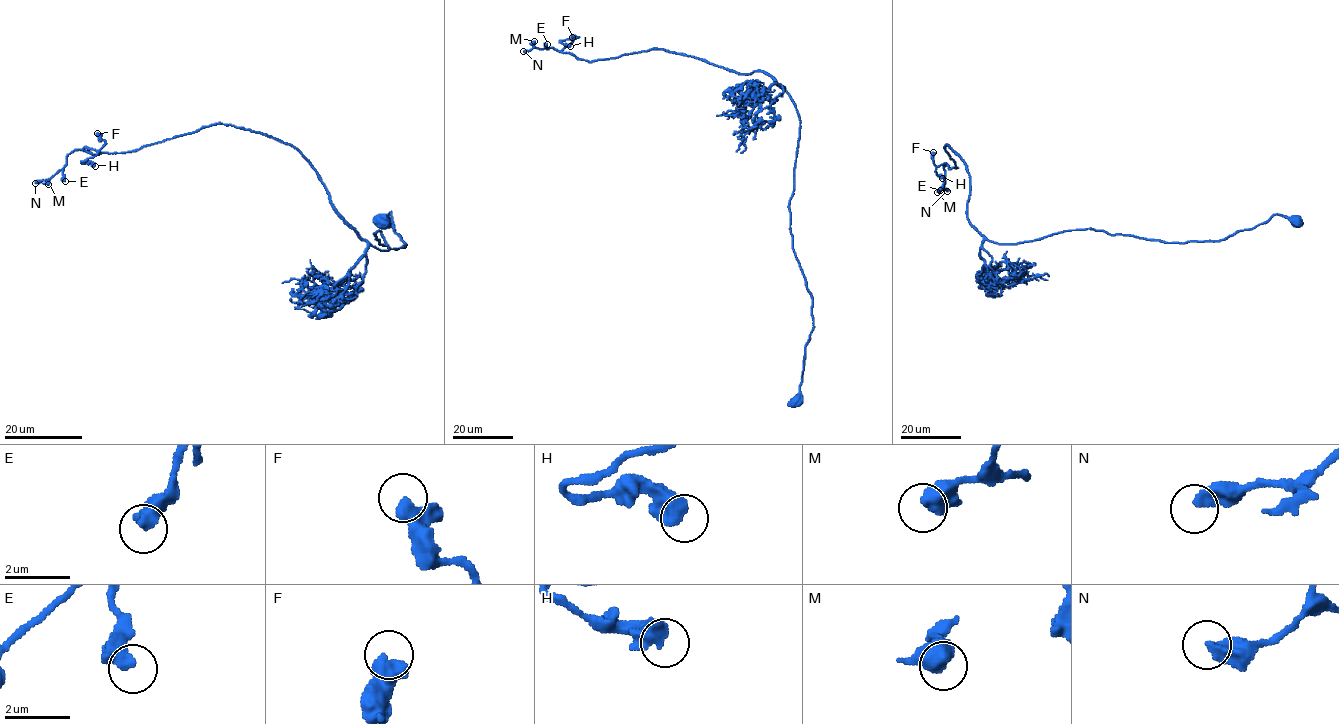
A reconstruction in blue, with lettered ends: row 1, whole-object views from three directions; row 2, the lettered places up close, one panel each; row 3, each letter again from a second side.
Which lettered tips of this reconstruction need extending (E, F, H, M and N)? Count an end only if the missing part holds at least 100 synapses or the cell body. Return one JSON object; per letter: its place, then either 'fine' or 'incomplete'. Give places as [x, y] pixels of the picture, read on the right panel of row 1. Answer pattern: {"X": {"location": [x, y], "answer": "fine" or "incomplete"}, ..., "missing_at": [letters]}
{"E": {"location": [940, 190], "answer": "fine"}, "F": {"location": [933, 152], "answer": "fine"}, "H": {"location": [942, 178], "answer": "fine"}, "M": {"location": [937, 192], "answer": "fine"}, "N": {"location": [947, 191], "answer": "fine"}, "missing_at": []}

